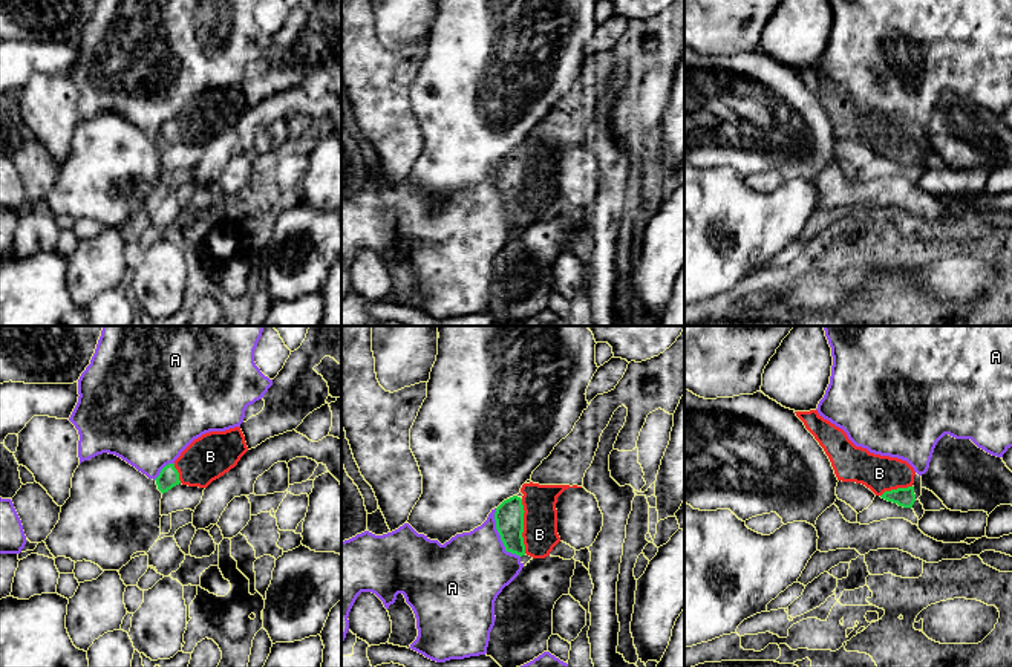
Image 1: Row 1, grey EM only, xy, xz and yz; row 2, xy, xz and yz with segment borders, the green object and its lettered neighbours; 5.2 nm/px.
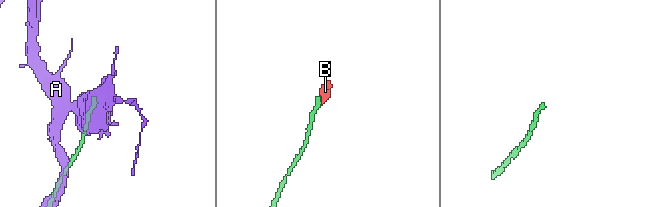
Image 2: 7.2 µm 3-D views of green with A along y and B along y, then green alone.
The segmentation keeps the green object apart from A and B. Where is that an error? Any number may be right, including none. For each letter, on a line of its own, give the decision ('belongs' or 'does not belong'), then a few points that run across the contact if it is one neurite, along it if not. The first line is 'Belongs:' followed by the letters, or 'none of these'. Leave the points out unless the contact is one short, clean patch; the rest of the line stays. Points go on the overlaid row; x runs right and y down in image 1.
Belongs: B
A: does not belong
B: belongs; line xz (509, 516), (522, 527), (539, 534)

